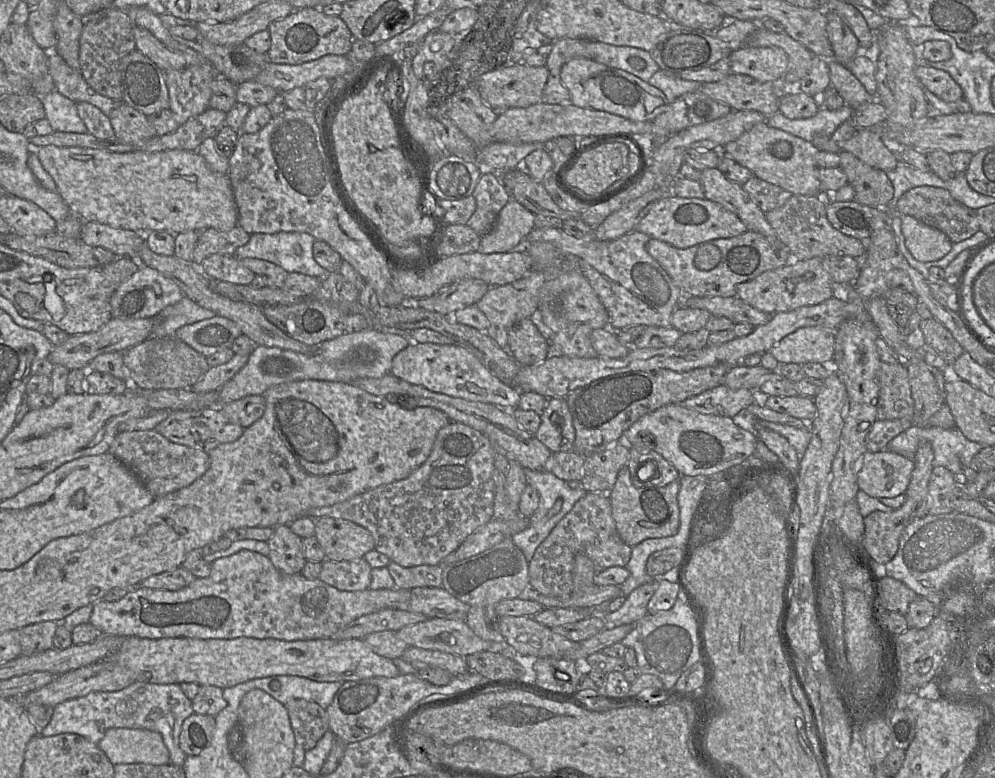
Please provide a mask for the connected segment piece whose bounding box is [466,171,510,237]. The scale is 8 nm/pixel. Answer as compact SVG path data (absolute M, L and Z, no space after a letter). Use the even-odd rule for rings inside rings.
M483 171L472 196L476 199L476 210L466 225L482 237L493 229L499 212L510 200L510 194L499 180L499 175Z

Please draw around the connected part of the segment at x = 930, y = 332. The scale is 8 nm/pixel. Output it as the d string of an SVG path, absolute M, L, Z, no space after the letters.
M935 317L922 319L920 328L926 344L939 354L946 365L952 365L965 351L951 332Z

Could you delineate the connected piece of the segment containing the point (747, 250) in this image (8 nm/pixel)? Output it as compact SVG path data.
M751 230L735 237L713 239L684 249L651 238L645 249L670 276L684 298L736 296L738 284L792 261L791 253L784 246L774 245Z

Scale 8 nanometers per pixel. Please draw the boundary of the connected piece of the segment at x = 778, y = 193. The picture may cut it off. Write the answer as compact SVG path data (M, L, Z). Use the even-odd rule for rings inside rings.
M756 176L751 177L742 187L764 213L780 208L792 196L790 192Z

